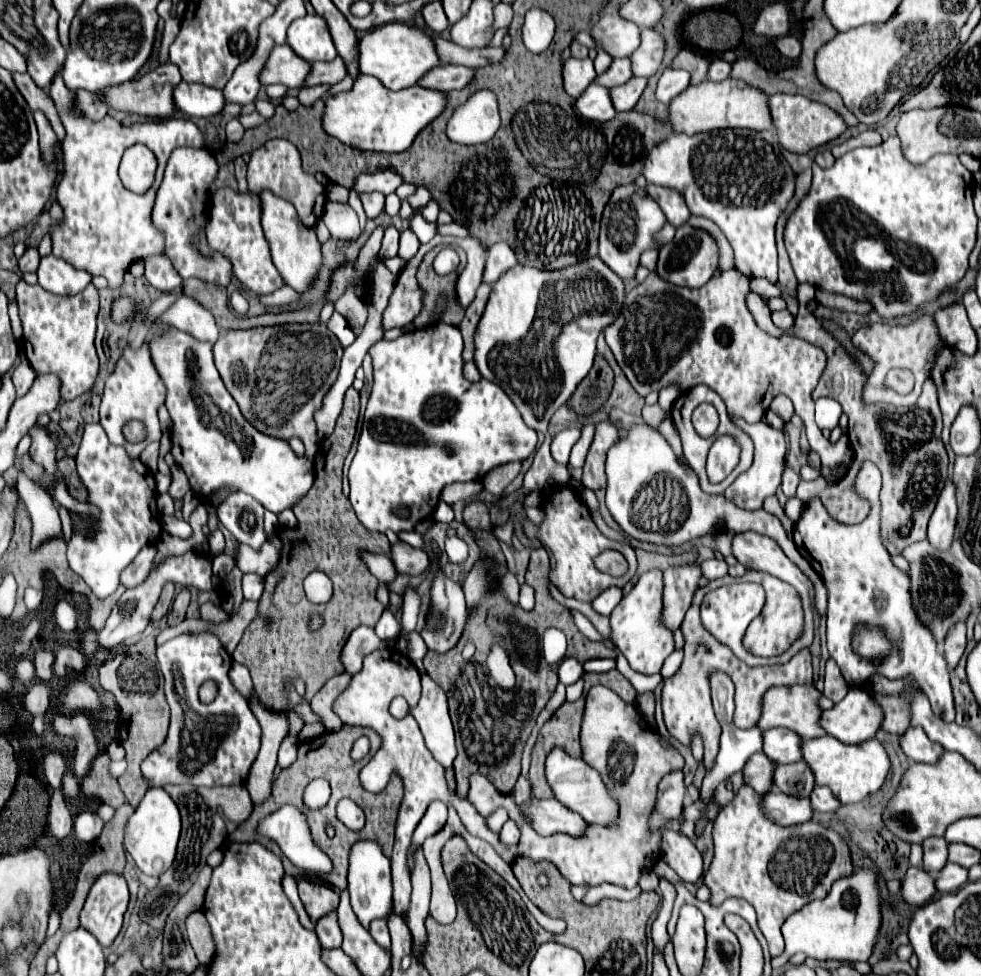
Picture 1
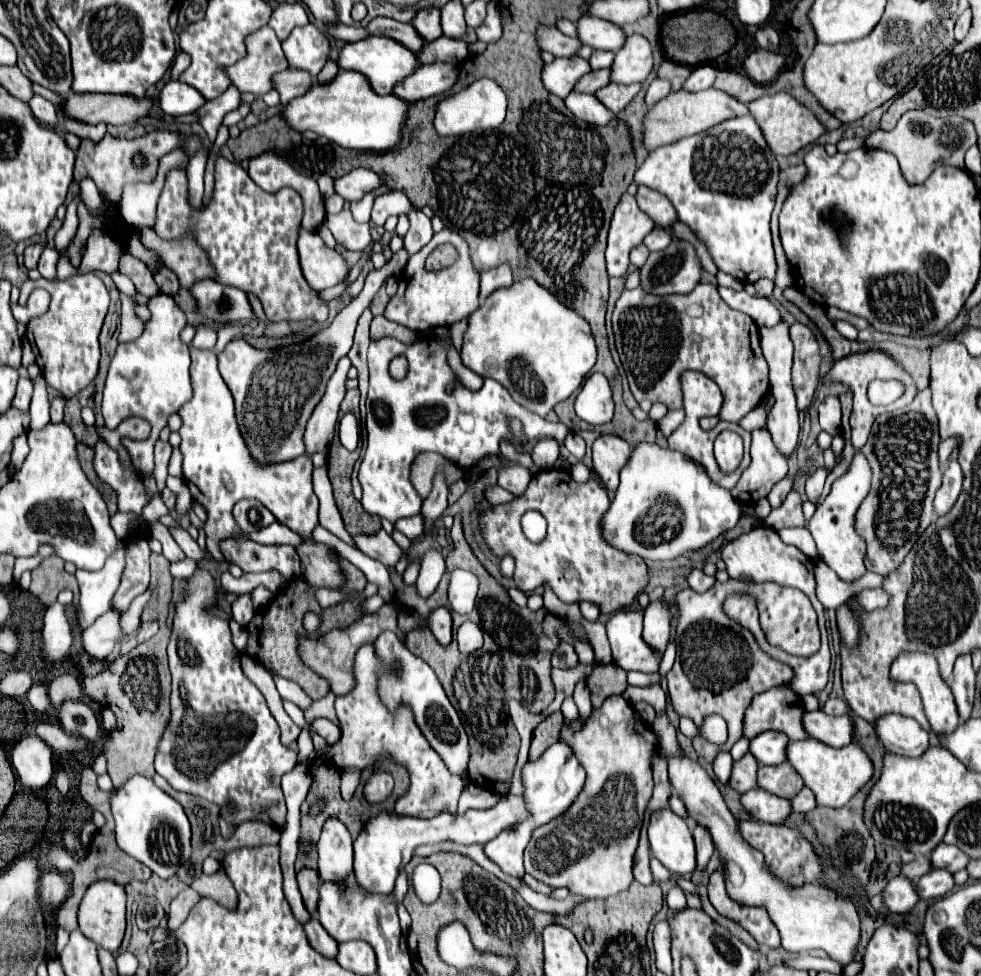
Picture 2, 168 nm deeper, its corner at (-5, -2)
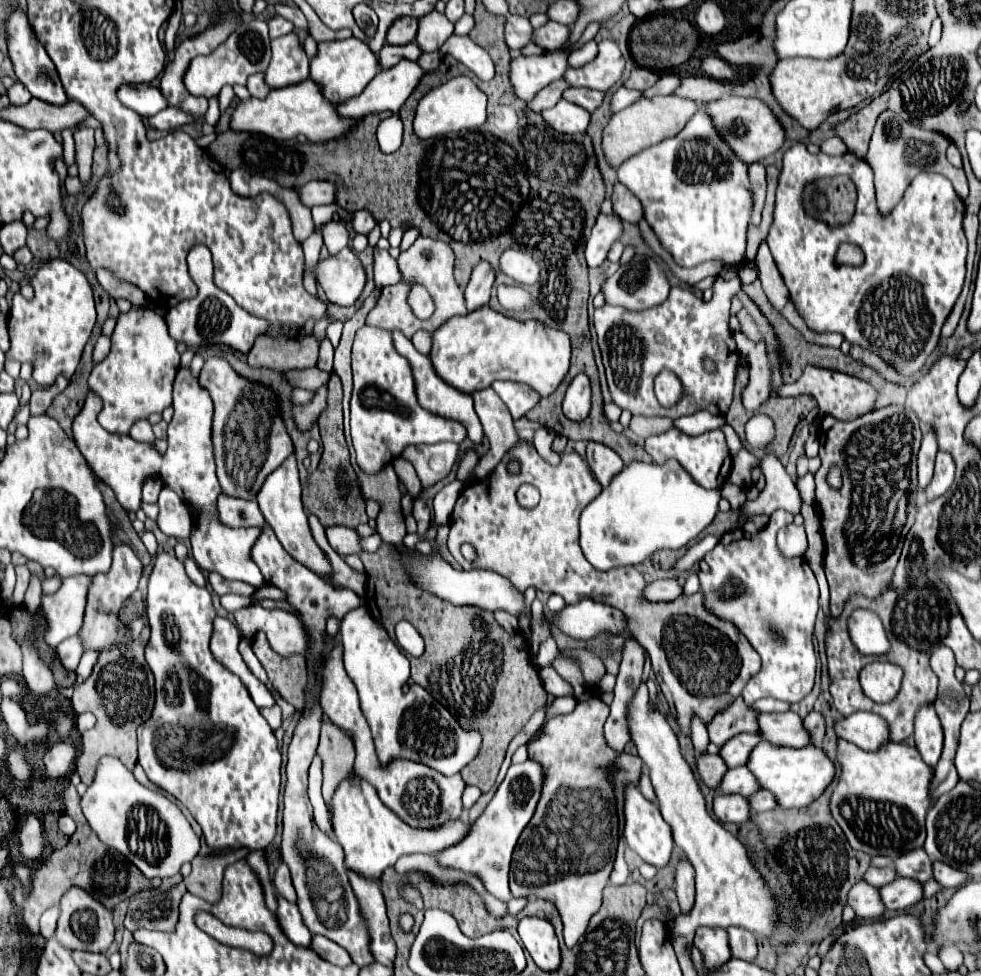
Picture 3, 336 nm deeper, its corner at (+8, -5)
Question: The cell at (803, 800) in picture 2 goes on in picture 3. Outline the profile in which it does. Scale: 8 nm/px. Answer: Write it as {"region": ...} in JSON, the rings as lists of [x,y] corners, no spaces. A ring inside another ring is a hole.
{"region":[[[757,790],[753,796],[749,796],[749,808],[751,812],[767,812],[775,808],[775,796],[767,790]]]}

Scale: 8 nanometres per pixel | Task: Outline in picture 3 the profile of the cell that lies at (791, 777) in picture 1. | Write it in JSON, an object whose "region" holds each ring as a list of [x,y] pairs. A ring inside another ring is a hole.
{"region":[[[745,766],[727,770],[717,792],[721,794],[741,794],[741,796],[751,796],[755,790],[759,790],[759,784],[755,782],[755,778],[751,778],[751,772]]]}

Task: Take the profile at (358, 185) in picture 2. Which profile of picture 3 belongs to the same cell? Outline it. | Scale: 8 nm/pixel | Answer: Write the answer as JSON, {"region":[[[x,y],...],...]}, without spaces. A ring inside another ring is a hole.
{"region":[[[307,182],[297,192],[307,208],[335,202],[335,190],[331,190],[331,182]]]}

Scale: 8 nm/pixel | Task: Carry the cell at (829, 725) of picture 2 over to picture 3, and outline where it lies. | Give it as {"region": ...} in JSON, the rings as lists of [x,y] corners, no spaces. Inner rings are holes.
{"region":[[[791,710],[783,714],[759,712],[757,724],[761,738],[773,746],[791,746],[791,748],[809,746],[807,730],[803,730],[803,720]]]}

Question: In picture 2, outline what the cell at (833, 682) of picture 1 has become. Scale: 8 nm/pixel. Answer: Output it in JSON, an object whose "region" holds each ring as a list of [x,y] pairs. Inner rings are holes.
{"region":[[[830,697],[830,699],[824,703],[822,711],[828,713],[828,715],[844,715],[844,713],[848,711],[848,705],[846,705],[844,699],[832,699],[832,697]]]}

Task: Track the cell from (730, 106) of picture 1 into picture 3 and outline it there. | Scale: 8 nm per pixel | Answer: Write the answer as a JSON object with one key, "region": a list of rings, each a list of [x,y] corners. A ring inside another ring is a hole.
{"region":[[[653,96],[653,98],[641,98],[637,102],[633,102],[631,106],[627,106],[621,112],[615,112],[609,120],[609,124],[603,130],[603,152],[605,158],[609,162],[609,166],[617,168],[621,166],[627,158],[635,156],[637,152],[649,148],[651,144],[659,144],[661,140],[675,136],[691,118],[691,114],[697,112],[697,106],[693,100],[687,98],[679,98],[679,96]]]}

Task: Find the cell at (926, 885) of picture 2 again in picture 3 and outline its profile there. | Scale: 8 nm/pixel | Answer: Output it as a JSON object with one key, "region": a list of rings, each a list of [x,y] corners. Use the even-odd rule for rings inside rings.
{"region":[[[895,878],[887,886],[879,888],[879,896],[885,910],[905,910],[923,898],[923,890],[917,882],[907,882],[907,878]]]}

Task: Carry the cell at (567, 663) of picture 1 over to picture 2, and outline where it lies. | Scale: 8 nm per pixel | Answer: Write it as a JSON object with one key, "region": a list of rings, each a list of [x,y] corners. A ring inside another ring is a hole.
{"region":[[[562,643],[558,647],[558,651],[552,655],[552,667],[560,667],[560,669],[574,669],[578,665],[578,655],[574,651],[574,647],[570,643]]]}

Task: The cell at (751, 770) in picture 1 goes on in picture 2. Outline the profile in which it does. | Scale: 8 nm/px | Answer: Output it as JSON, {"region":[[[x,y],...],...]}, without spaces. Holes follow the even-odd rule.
{"region":[[[750,753],[744,755],[744,759],[734,761],[734,769],[732,769],[732,777],[730,777],[730,787],[736,789],[738,793],[754,789],[756,787],[758,767],[760,767],[760,763]]]}

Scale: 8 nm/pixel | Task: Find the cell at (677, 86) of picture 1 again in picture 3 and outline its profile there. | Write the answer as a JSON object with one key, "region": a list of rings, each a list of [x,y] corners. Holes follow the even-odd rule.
{"region":[[[619,86],[617,92],[613,92],[613,96],[611,96],[611,112],[619,112],[619,110],[627,108],[635,100],[639,100],[639,90],[629,90],[629,88]]]}

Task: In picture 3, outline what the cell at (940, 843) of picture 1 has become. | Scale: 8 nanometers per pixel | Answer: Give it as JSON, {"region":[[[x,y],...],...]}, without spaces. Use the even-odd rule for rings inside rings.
{"region":[[[869,868],[865,874],[863,874],[863,880],[875,888],[881,888],[885,886],[887,882],[895,880],[895,870],[893,868]]]}

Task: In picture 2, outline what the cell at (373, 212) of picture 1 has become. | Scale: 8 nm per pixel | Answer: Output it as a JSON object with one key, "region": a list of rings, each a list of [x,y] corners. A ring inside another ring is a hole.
{"region":[[[388,191],[384,195],[378,195],[374,199],[372,207],[372,223],[374,225],[384,225],[390,215],[400,215],[400,213],[410,213],[414,207],[410,199],[402,191]]]}

